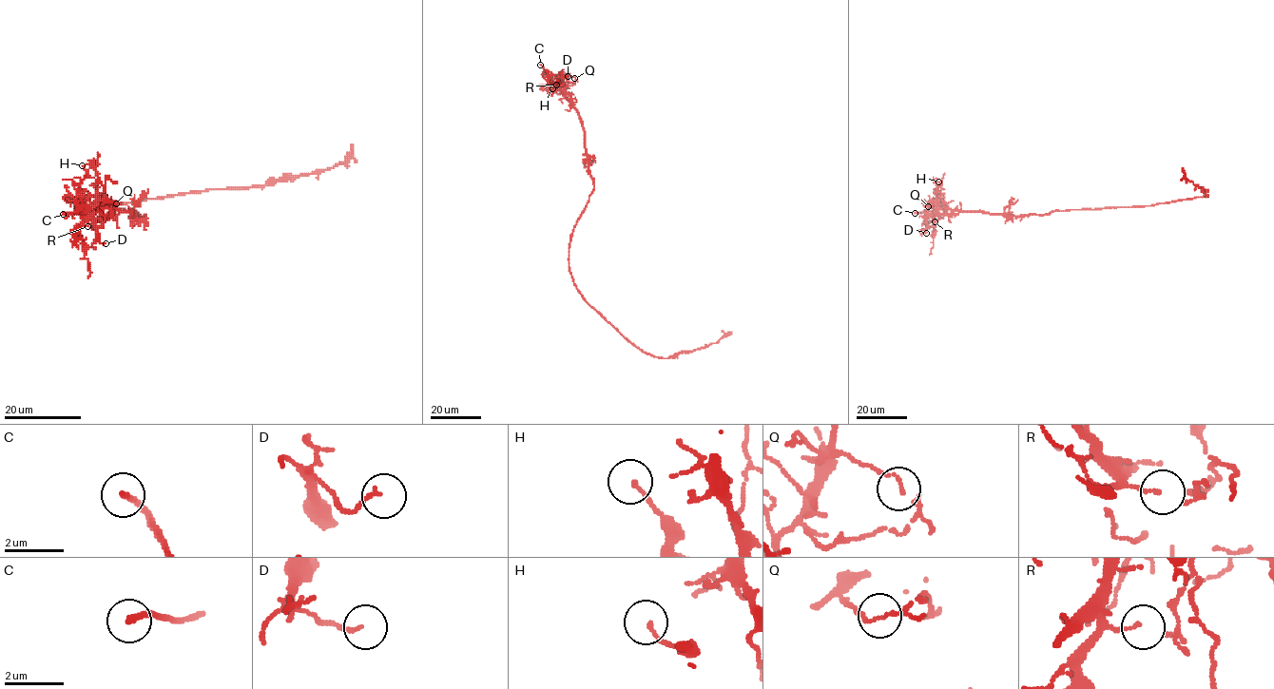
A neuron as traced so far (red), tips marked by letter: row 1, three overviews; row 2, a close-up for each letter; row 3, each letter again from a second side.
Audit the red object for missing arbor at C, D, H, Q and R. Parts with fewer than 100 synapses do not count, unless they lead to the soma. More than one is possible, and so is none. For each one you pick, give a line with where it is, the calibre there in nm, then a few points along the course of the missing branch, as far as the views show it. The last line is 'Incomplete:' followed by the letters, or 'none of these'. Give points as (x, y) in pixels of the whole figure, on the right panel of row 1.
C: (915, 213) | 200 nm | (915, 213), (906, 218), (895, 206), (873, 162), (857, 149)
Incomplete: C

